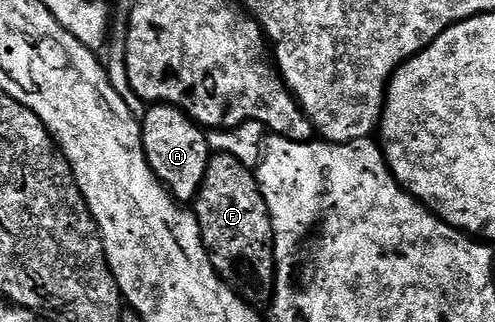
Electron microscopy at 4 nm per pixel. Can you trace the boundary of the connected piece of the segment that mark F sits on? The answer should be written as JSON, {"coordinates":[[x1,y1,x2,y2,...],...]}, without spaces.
{"coordinates":[[212,154,211,158,207,160,205,177,201,181,199,191,193,200,193,210,199,222,201,241,209,253,209,261,215,272,246,303,252,305,270,304,271,292,275,290,275,242,271,240,273,225,269,217,269,209,265,205,265,197,261,197,256,172,243,165,241,161,237,161,235,157]]}

